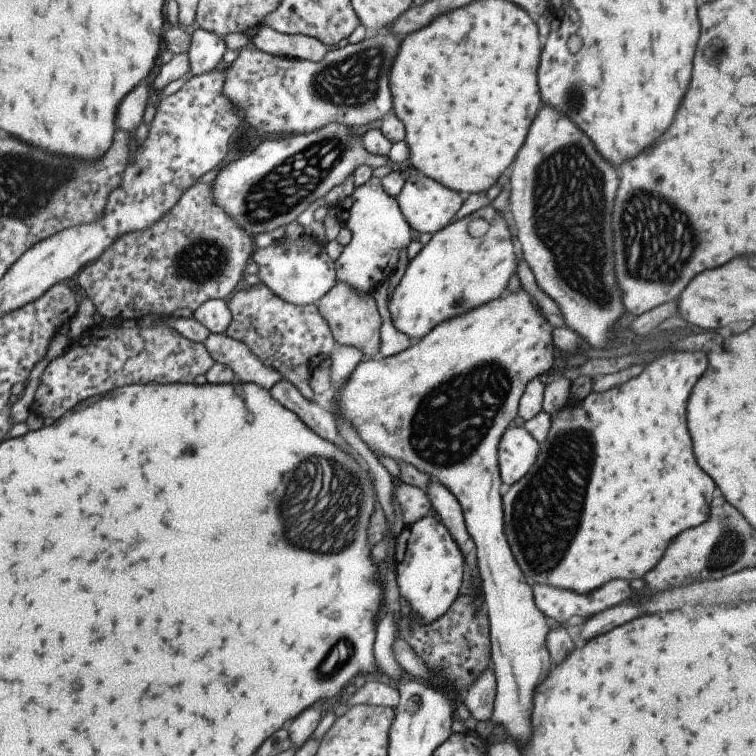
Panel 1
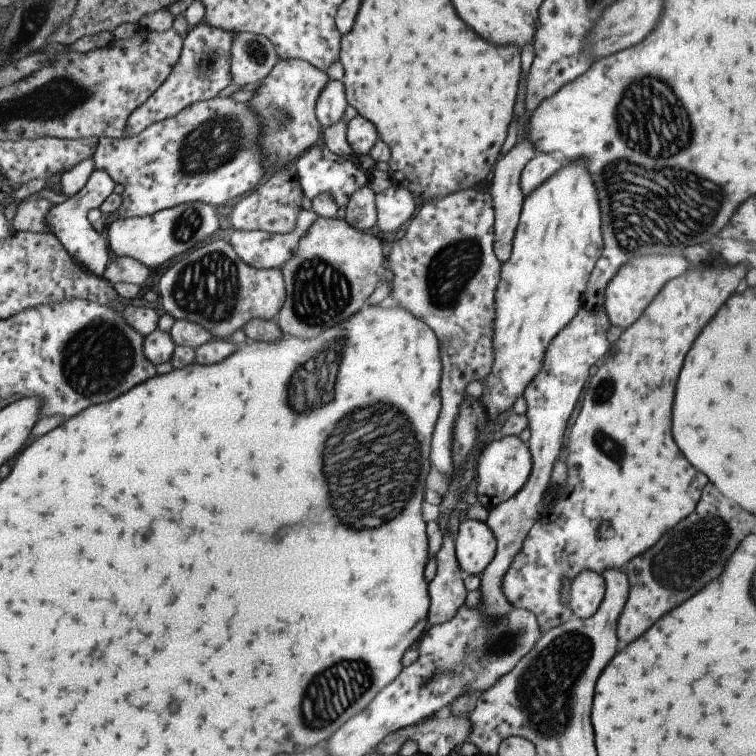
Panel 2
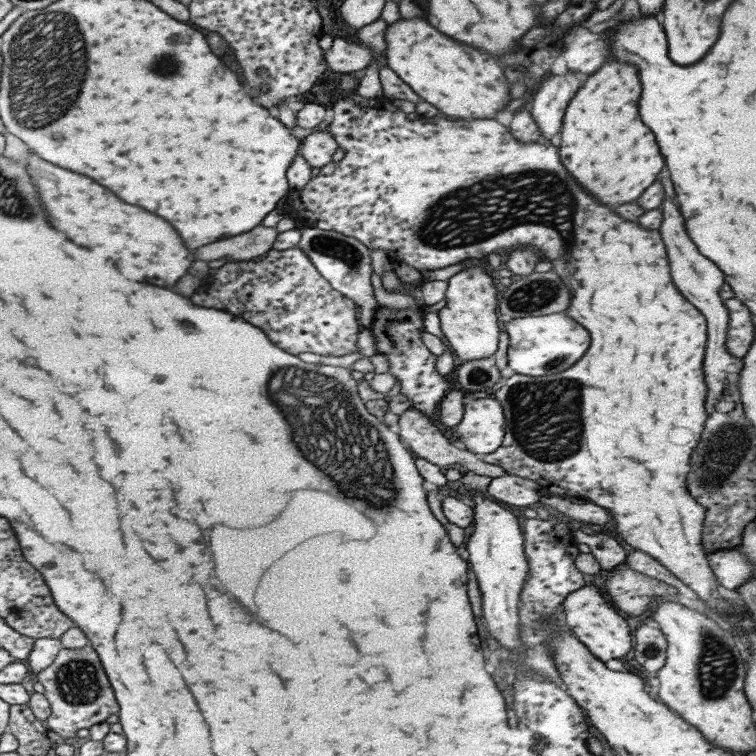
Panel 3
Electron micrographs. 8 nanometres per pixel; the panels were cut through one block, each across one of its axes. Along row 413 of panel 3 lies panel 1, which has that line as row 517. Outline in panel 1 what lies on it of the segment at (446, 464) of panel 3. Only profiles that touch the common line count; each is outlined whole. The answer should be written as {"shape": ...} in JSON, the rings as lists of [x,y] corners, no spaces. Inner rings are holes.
{"shape":[[[396,481],[393,499],[400,506],[405,527],[434,513],[426,491],[417,486]]]}

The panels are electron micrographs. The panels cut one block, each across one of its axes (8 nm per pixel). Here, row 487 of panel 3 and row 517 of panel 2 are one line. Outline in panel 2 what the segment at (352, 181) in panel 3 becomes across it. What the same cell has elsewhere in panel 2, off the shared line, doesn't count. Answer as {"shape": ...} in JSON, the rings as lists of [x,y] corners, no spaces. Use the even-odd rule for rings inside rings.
{"shape":[[[748,266],[694,268],[668,280],[644,308],[640,318],[622,331],[609,354],[599,363],[598,372],[589,378],[580,412],[566,442],[566,482],[560,488],[551,488],[549,498],[552,502],[543,508],[540,518],[530,529],[520,552],[514,556],[502,578],[502,594],[506,600],[512,607],[532,612],[538,619],[540,632],[550,632],[574,618],[570,607],[564,606],[560,600],[564,576],[573,579],[583,570],[598,573],[608,568],[621,570],[636,556],[644,555],[668,530],[696,510],[708,478],[692,468],[674,444],[670,430],[674,386],[690,344],[736,292],[738,284],[746,276],[746,270]]]}

